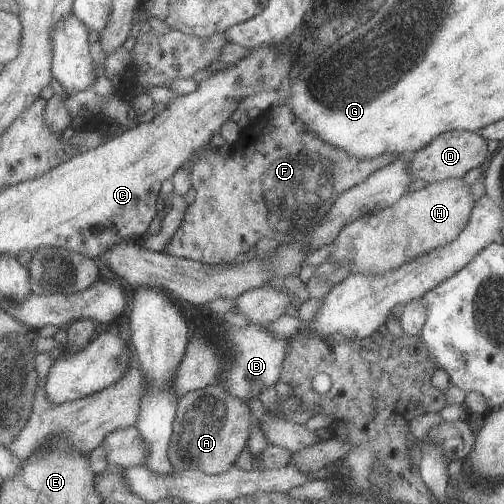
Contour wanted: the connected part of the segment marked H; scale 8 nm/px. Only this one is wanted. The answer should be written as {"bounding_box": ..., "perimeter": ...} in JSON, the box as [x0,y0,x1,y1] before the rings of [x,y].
{"bounding_box":[326,178,474,274],"perimeter":[[[450,178],[428,183],[420,190],[403,193],[393,205],[378,208],[374,212],[361,214],[358,219],[347,223],[333,239],[334,251],[326,259],[329,261],[349,262],[352,264],[350,273],[383,274],[396,269],[408,260],[420,254],[428,253],[440,246],[447,245],[463,230],[467,224],[474,205],[467,183],[462,179]]]}

